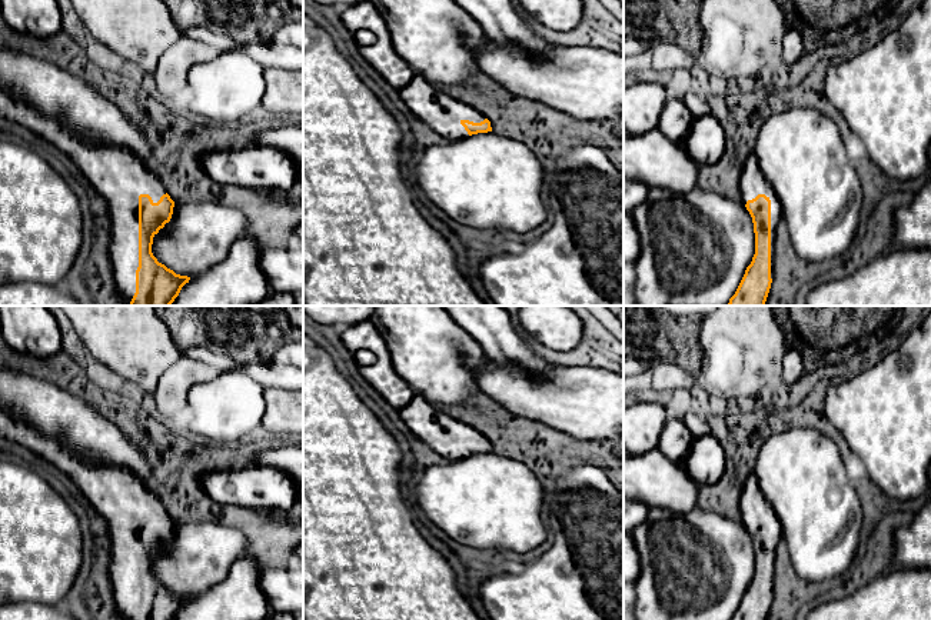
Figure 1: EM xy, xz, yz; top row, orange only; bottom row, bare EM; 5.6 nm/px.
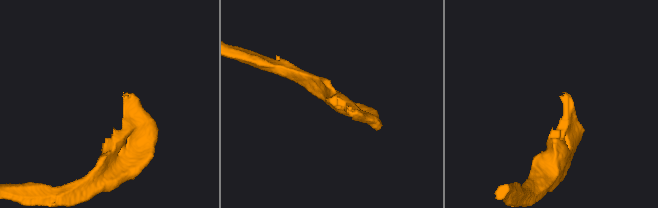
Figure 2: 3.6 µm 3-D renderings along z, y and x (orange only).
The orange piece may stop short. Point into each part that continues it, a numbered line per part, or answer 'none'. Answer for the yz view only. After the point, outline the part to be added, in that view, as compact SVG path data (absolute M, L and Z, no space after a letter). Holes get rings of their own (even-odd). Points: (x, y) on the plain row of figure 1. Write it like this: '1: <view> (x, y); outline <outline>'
1: yz (752, 502); outline M755 473L745 480L741 489L738 514L742 524L747 524L748 520L755 519L758 514L765 514L771 520L771 599L774 599L774 564L778 546L782 541L782 527Z

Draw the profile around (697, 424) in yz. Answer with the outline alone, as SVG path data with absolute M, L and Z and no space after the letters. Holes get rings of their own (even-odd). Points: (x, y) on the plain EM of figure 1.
M688 411L684 417L684 424L692 437L702 437L709 434L709 427L704 414Z

